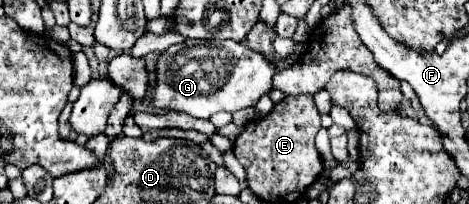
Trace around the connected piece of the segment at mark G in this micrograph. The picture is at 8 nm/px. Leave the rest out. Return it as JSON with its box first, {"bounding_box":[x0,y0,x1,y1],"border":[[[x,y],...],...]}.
{"bounding_box":[150,39,274,119],"border":[[[186,39],[160,53],[156,61],[156,83],[150,89],[150,103],[156,109],[184,111],[200,119],[210,119],[220,111],[234,113],[244,107],[254,107],[264,93],[270,93],[274,71],[270,61],[244,43]]]}

